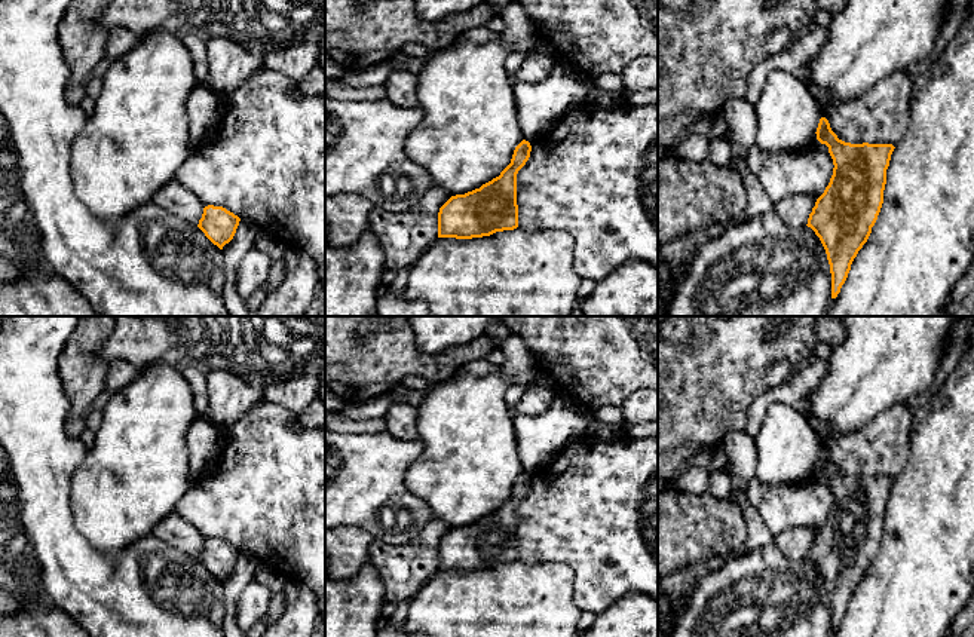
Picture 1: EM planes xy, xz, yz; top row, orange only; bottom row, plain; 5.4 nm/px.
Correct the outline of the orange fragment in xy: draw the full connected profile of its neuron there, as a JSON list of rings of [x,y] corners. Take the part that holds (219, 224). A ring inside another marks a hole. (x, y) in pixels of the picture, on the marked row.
[[[208,205],[203,208],[197,227],[220,249],[229,244],[239,226],[241,218],[223,206]]]

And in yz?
[[[826,117],[817,140],[828,147],[833,175],[808,218],[820,238],[831,273],[831,298],[845,284],[851,264],[867,242],[883,203],[892,144],[851,144],[837,138]]]

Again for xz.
[[[523,140],[499,177],[480,189],[451,196],[438,212],[438,238],[472,239],[517,229],[517,174],[530,151],[530,143]]]

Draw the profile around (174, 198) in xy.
[[[175,178],[163,184],[151,202],[177,218],[195,226],[199,224],[205,208],[202,200],[189,189],[183,187]]]

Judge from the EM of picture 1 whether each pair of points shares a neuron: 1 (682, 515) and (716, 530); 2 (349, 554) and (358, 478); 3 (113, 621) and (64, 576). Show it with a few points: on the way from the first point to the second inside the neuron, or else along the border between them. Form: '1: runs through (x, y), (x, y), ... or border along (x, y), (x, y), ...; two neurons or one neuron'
1: runs through (691, 524), (707, 526); one neuron
2: border along (340, 526), (360, 527), (374, 538); two neurons
3: runs through (101, 609), (76, 584); one neuron

